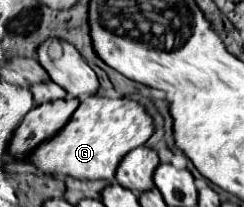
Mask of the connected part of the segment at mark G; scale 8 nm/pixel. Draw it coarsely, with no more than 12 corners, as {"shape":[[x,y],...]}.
{"shape":[[90,95],[30,153],[42,173],[114,179],[154,135],[132,99]]}

